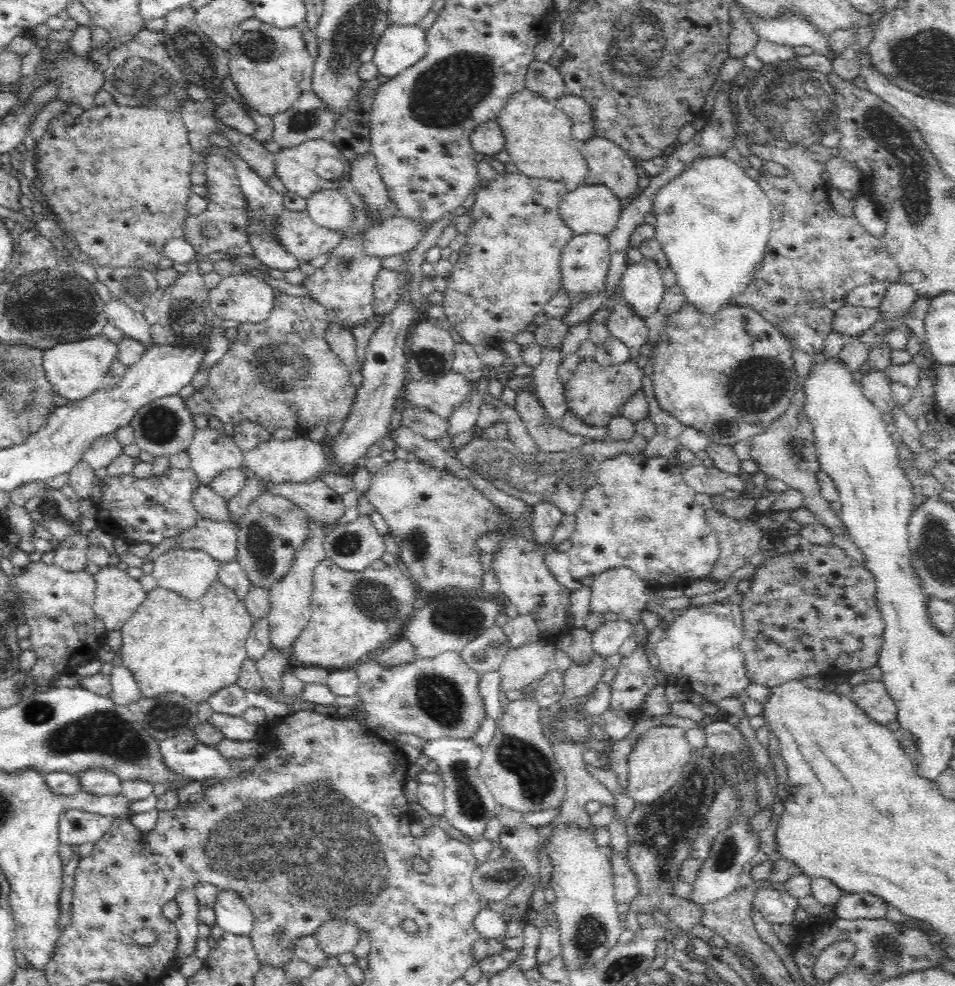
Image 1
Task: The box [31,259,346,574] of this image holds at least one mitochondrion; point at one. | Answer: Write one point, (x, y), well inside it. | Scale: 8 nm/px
(279, 364)

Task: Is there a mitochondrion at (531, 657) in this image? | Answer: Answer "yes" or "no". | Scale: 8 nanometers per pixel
no

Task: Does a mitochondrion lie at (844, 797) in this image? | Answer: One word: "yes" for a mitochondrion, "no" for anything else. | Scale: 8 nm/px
yes

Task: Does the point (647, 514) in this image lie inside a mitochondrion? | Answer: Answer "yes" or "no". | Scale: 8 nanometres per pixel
yes

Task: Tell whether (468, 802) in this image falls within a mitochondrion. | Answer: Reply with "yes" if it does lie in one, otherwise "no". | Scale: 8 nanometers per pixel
yes

